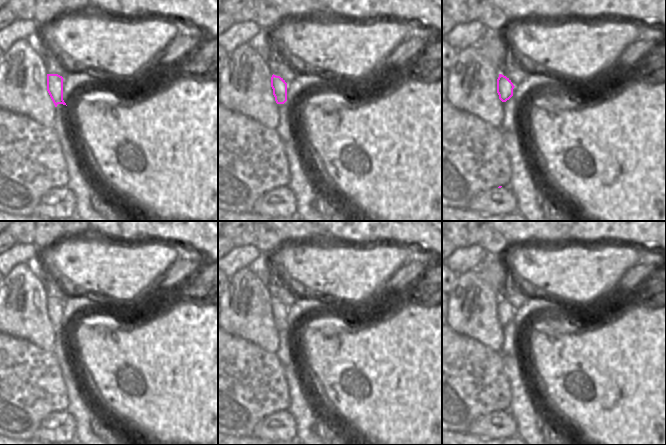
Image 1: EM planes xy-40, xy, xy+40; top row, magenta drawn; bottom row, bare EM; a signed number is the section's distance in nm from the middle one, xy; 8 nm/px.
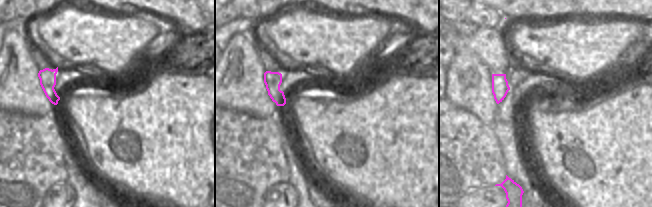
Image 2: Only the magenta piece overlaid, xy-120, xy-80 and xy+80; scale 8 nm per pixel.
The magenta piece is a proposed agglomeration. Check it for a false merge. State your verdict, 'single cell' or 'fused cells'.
single cell

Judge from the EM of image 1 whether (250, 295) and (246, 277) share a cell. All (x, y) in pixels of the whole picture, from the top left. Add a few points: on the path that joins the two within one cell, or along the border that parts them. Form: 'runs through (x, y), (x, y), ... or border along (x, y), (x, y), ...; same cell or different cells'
runs through (246, 291), (246, 281); same cell

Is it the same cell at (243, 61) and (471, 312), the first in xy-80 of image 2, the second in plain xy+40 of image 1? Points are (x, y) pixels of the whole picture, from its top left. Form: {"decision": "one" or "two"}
{"decision": "one"}

